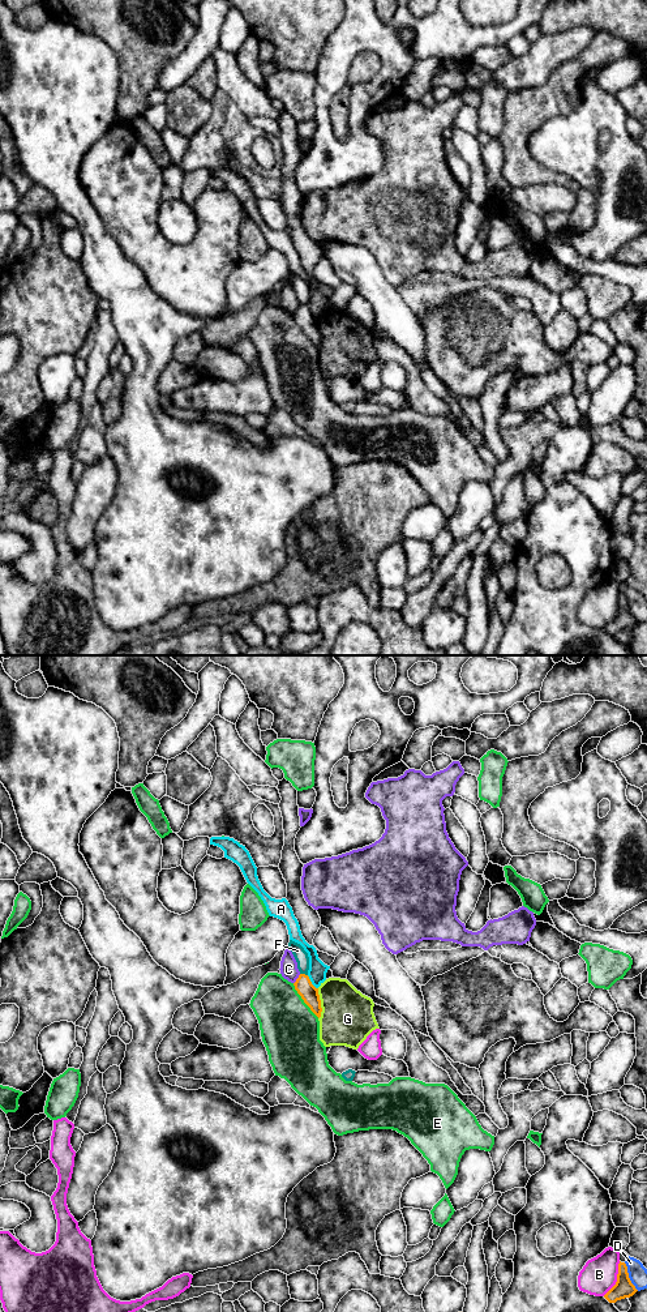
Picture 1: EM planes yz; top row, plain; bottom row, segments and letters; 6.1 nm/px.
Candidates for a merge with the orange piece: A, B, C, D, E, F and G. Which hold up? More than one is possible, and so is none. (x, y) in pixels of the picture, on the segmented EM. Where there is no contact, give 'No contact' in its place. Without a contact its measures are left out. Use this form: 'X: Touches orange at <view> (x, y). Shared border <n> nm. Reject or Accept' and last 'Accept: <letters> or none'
A: Touches orange at yz (311, 982). Shared border 110 nm. Reject
B: Touches orange at yz (617, 1278). Shared border 240 nm. Reject
C: Touches orange at yz (296, 979). Shared border 80 nm. Reject
D: Touches orange at yz (628, 1277). Shared border 200 nm. Reject
E: Touches orange at yz (303, 999). Shared border 280 nm. Reject
F: Touches orange at yz (304, 974). Shared border 50 nm. Reject
G: Touches orange at yz (320, 1004). Shared border 190 nm. Reject
Accept: none

